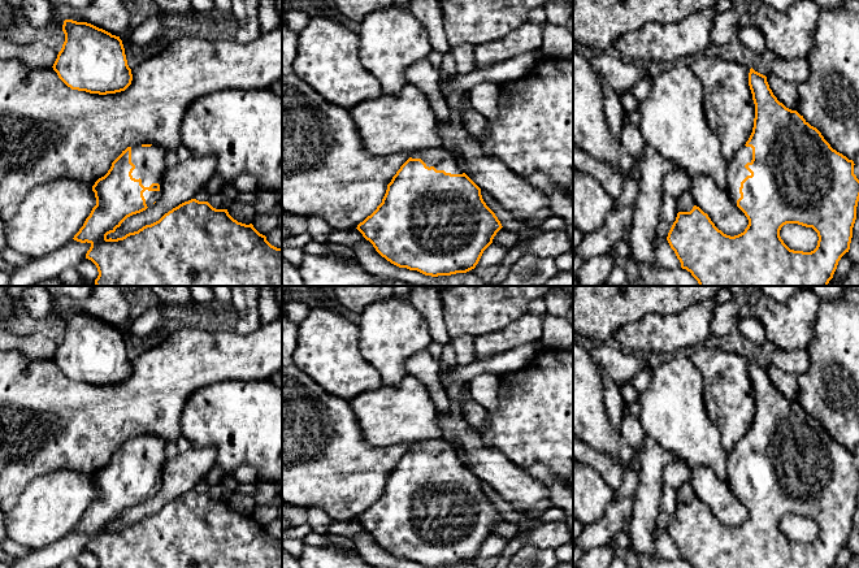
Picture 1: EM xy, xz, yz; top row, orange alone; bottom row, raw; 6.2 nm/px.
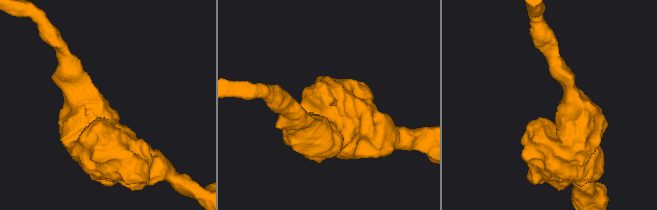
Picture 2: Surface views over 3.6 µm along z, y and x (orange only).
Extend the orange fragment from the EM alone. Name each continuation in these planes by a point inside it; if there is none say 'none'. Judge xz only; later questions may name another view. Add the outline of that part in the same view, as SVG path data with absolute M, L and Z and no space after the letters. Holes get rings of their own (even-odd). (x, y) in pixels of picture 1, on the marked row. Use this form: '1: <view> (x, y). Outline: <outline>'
1: xz (441, 159). Outline: M443 147L417 149L411 153L411 157L421 159L426 164L426 166L434 166L437 170L444 170L446 173L451 174L464 173L459 168L455 155Z

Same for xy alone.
1: xy (150, 163). Outline: M159 146L131 147L131 162L135 165L131 175L135 179L142 179L144 187L149 187L152 183L161 183L166 165L166 149Z

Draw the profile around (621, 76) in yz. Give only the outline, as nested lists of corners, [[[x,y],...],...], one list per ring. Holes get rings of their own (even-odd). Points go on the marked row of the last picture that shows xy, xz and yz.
[[[613,51],[596,52],[589,62],[598,77],[604,78],[617,95],[632,90],[639,79],[648,77],[643,64],[626,61]]]

